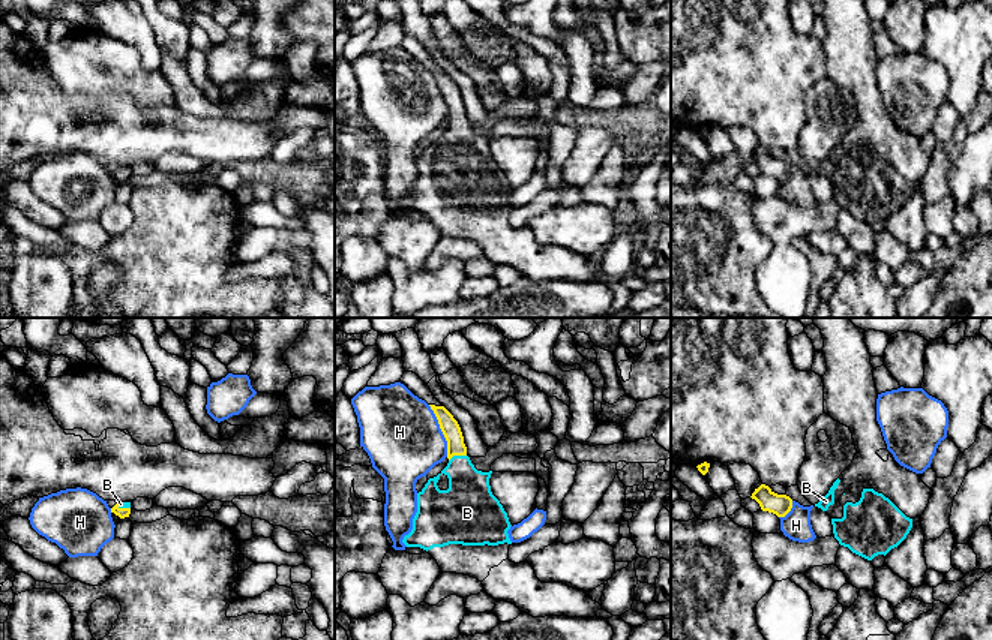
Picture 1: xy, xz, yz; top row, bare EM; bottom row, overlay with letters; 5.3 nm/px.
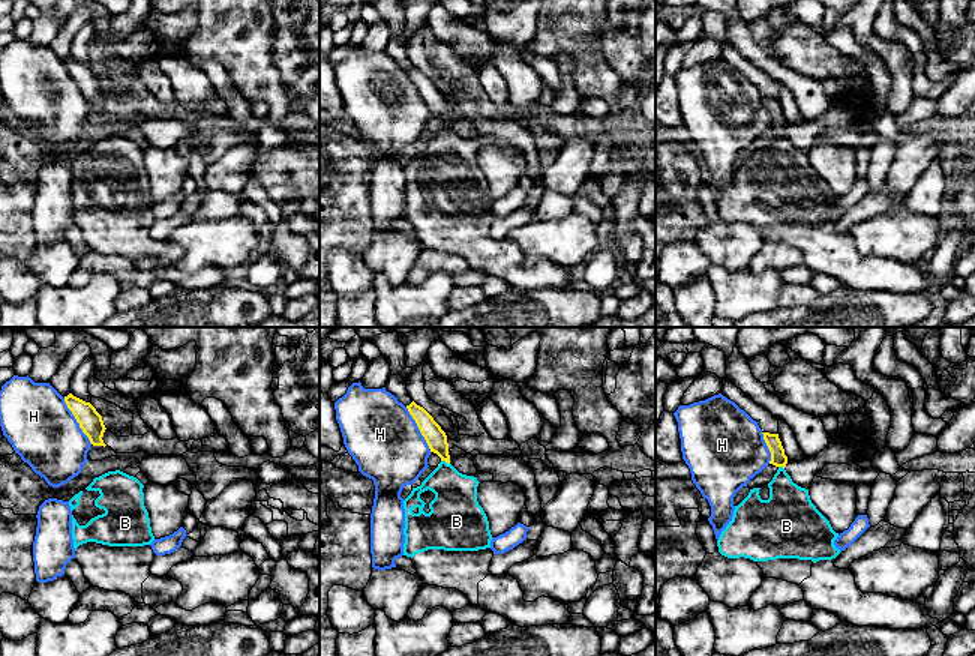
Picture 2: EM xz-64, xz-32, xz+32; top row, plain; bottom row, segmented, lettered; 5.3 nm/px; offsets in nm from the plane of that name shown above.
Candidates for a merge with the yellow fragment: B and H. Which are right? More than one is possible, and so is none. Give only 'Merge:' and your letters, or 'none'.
Merge: B

